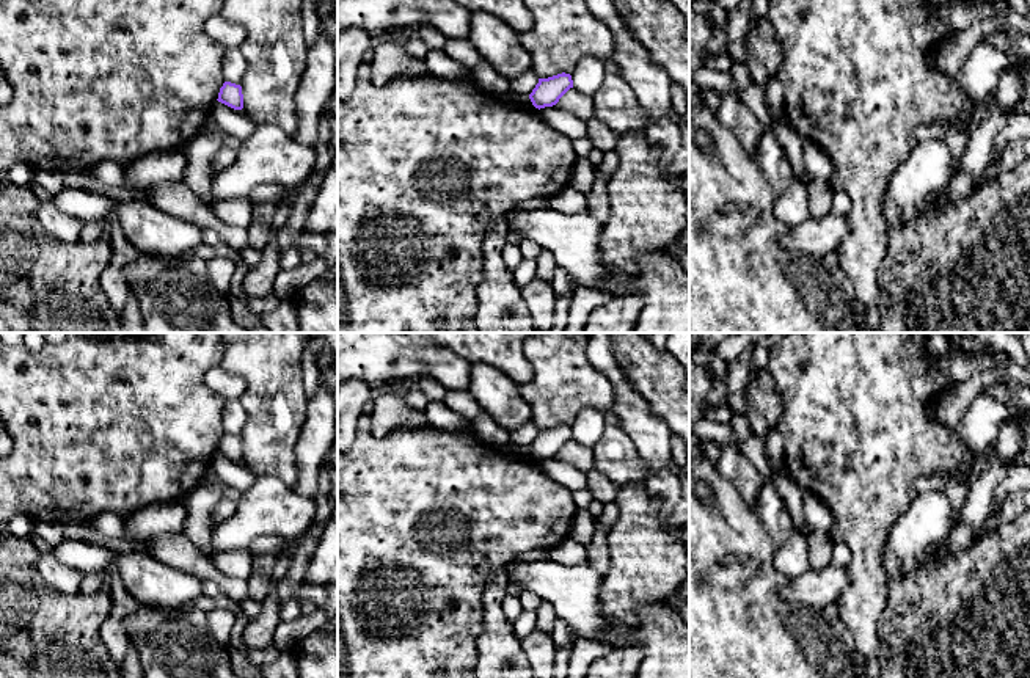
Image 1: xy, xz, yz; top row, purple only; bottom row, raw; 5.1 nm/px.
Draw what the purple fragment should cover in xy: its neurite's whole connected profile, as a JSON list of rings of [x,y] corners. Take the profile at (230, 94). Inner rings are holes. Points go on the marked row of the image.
[[[225,82],[223,86],[220,88],[217,100],[234,110],[242,110],[243,108],[242,86],[231,82]]]

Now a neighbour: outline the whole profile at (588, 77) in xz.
[[[584,56],[570,75],[576,91],[594,96],[606,77],[604,61],[594,56]]]

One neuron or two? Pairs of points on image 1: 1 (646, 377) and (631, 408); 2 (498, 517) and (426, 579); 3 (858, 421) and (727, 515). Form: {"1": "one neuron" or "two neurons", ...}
{"1": "two neurons", "2": "one neuron", "3": "two neurons"}

